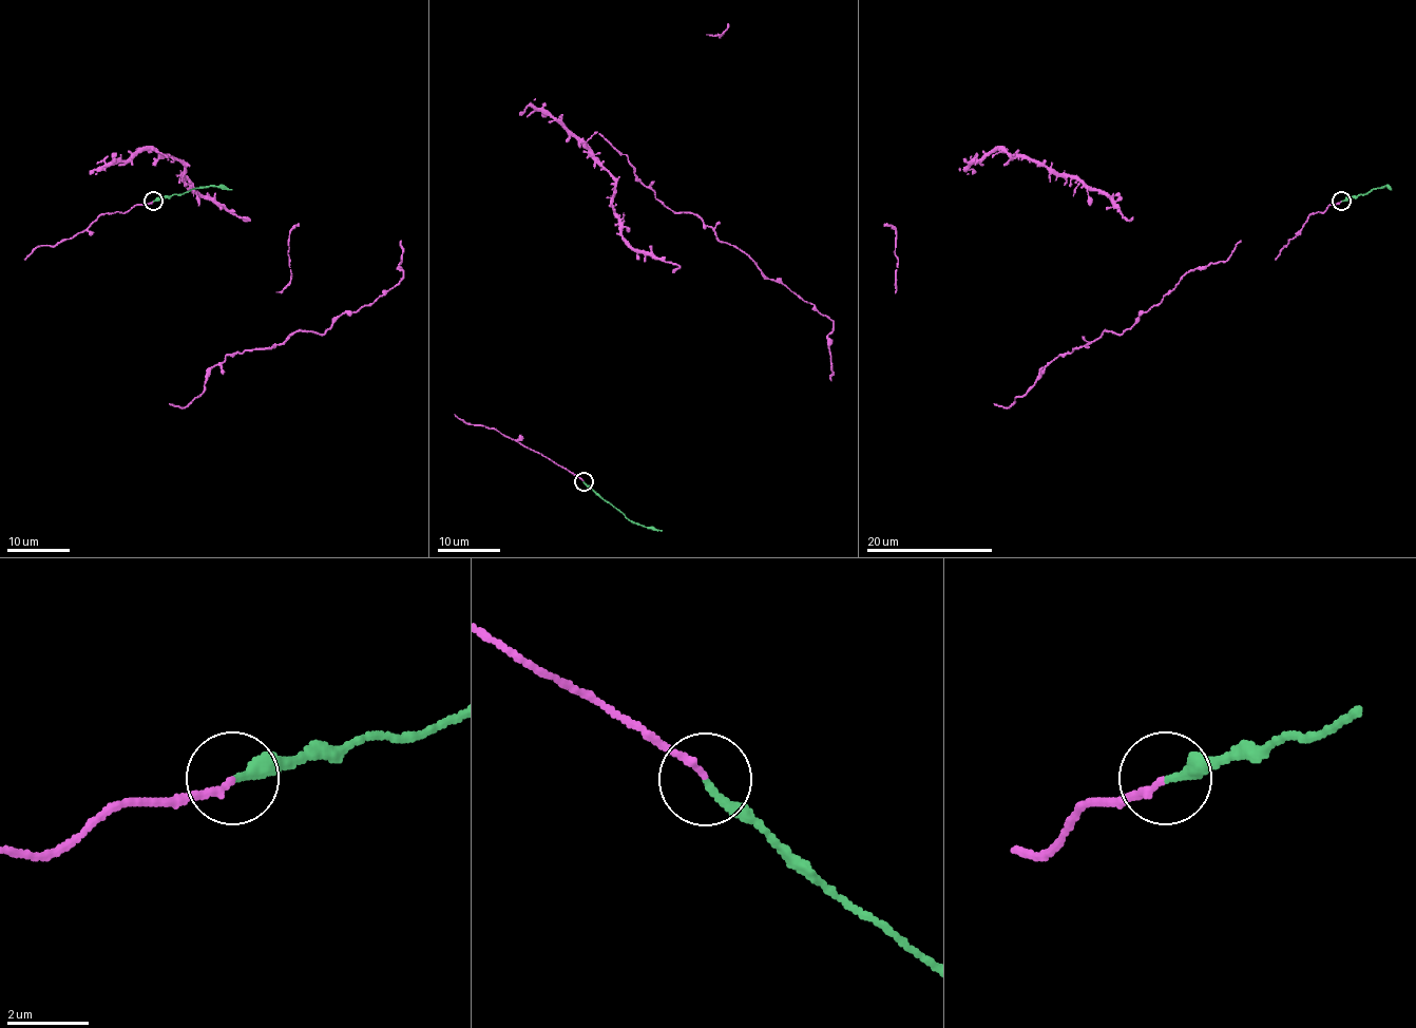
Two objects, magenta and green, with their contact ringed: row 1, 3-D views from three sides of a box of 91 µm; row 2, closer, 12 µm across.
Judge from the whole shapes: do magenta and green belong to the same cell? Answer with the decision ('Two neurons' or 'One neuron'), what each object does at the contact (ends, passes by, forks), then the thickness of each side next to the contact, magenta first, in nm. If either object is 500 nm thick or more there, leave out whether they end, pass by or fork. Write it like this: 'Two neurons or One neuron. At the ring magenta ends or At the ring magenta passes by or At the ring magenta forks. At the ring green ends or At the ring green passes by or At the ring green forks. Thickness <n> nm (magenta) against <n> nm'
Two neurons. At the ring magenta ends. At the ring green ends. Thickness 170 nm (magenta) against 200 nm

